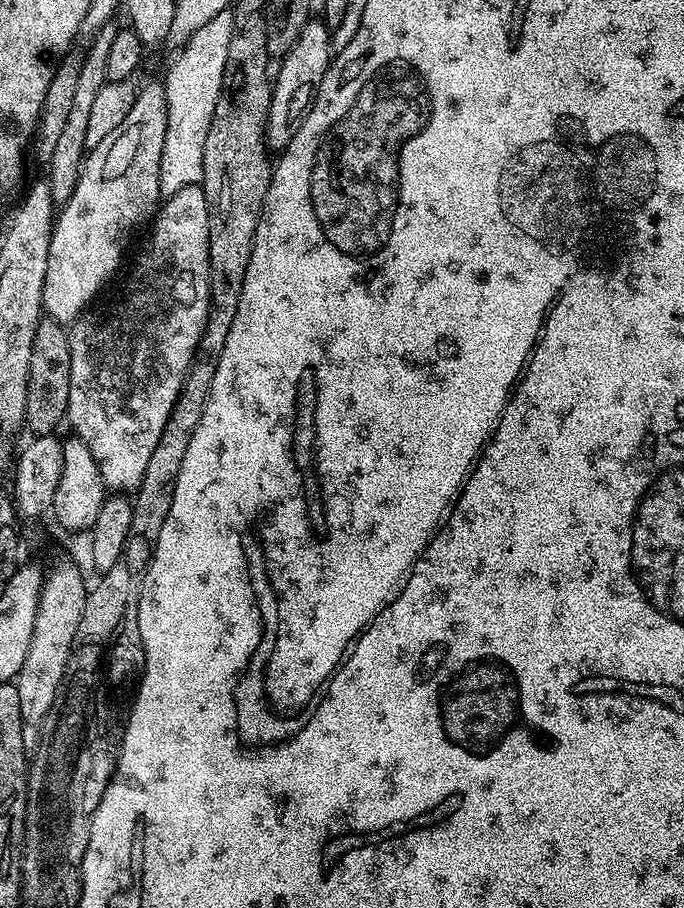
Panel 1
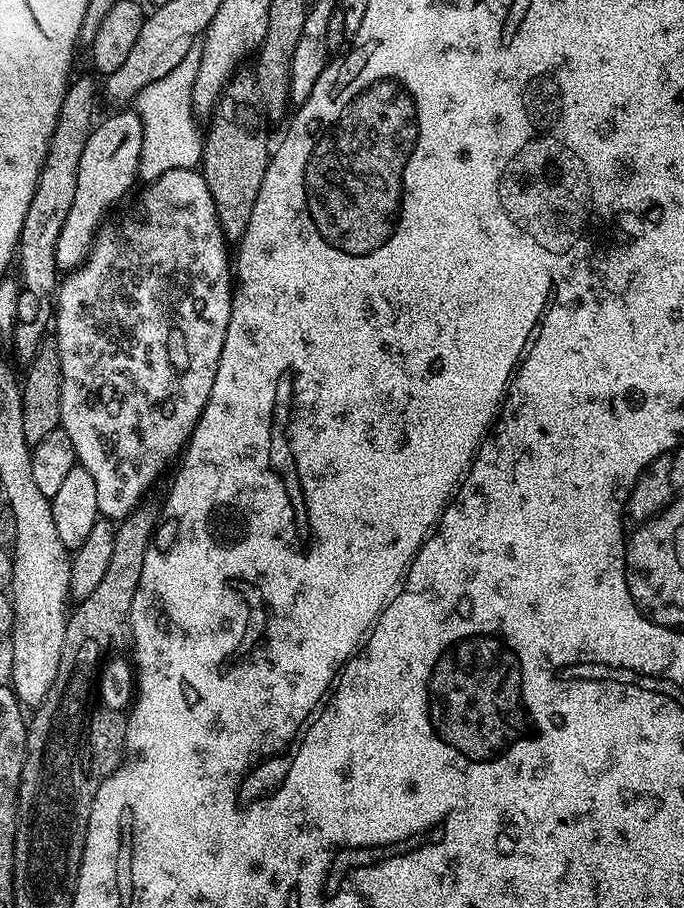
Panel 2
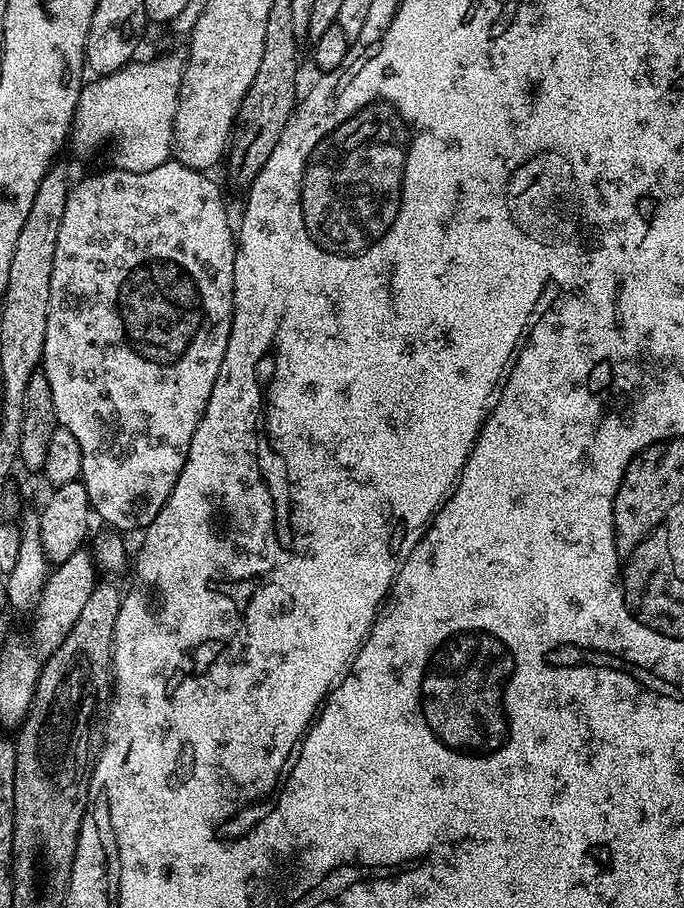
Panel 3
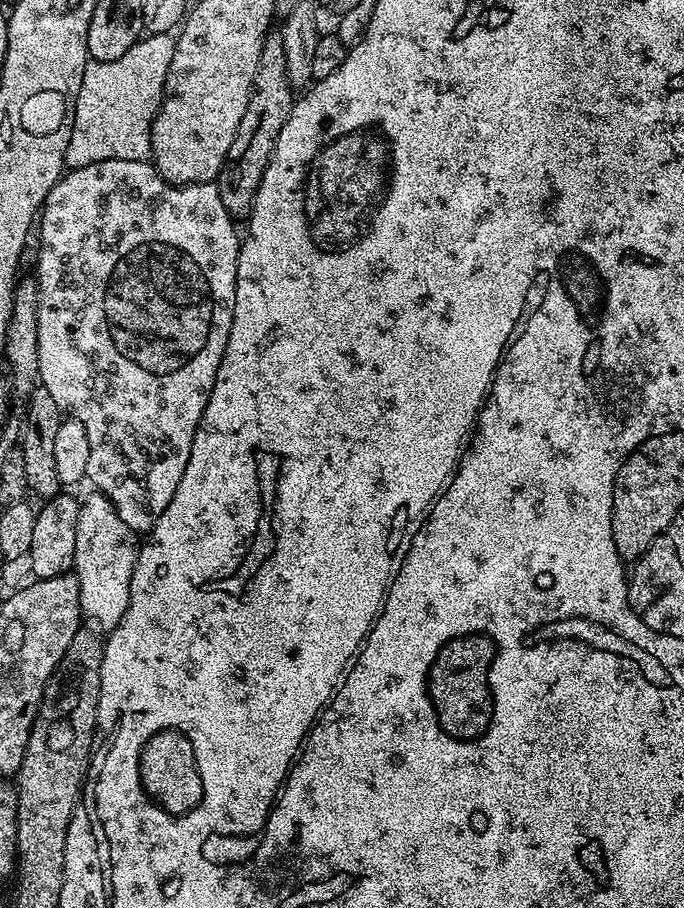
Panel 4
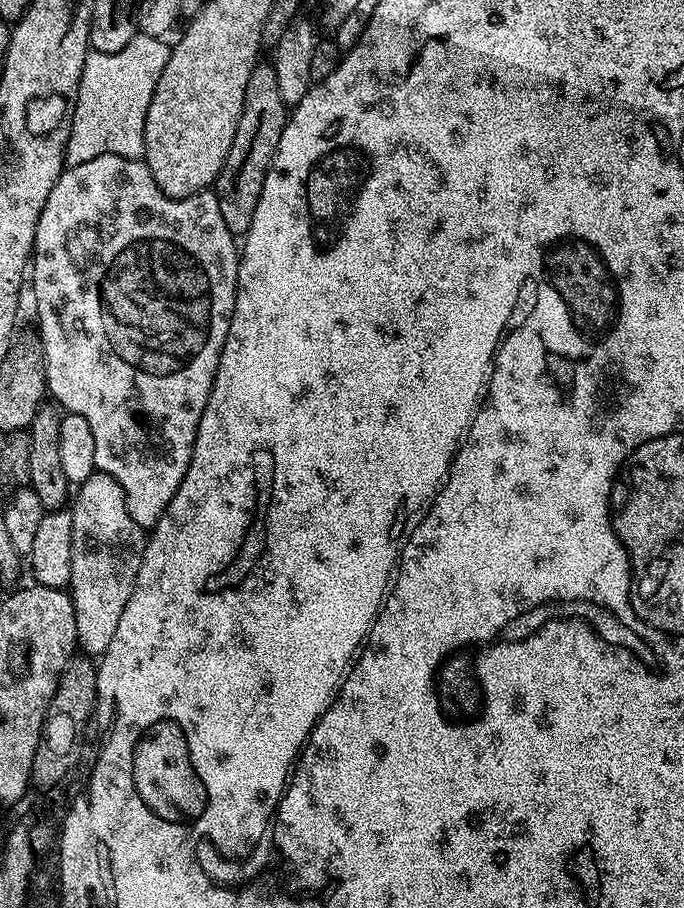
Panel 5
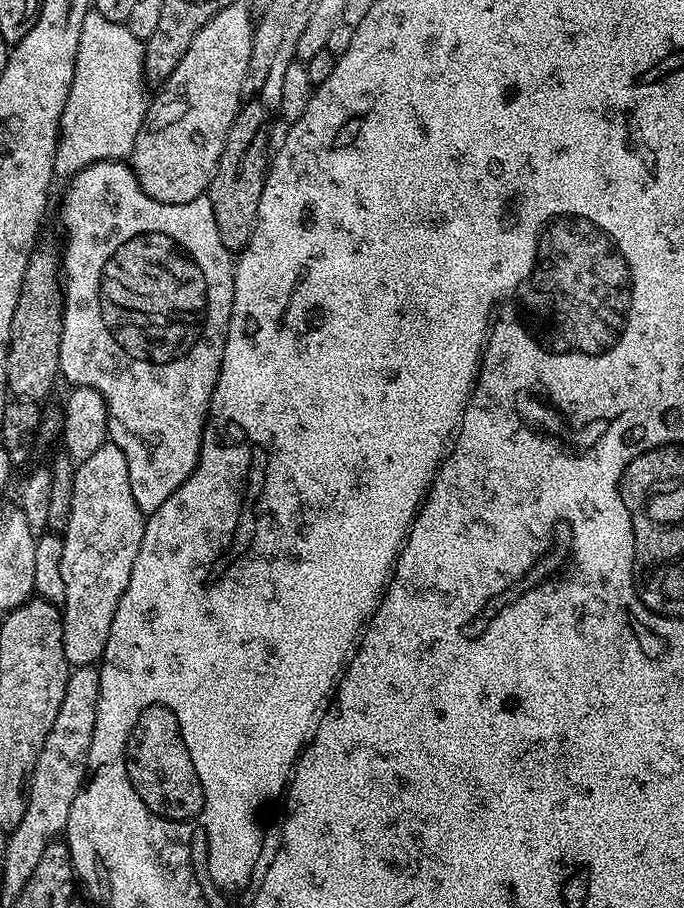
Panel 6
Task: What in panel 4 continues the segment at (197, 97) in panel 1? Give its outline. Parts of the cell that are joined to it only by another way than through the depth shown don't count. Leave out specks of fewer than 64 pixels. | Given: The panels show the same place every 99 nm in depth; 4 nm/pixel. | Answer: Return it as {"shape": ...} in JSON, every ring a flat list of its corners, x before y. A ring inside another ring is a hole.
{"shape":[[152,34,141,39,121,60,97,64,89,63,82,78,82,90,78,90,74,122,70,142,66,146,65,165,69,169,102,164,107,160,147,161,152,155,152,129,160,106,164,103,168,86,168,68,176,53,176,42,168,34]]}

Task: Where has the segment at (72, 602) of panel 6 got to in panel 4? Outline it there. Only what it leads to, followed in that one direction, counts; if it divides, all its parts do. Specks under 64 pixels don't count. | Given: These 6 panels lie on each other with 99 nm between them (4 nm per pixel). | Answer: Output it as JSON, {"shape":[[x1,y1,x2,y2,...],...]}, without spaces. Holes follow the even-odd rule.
{"shape":[[92,490,88,497,83,497,78,518,78,542,76,543,75,575,80,582,80,610,85,621,91,622,101,633,107,634,122,622,122,614,126,614,126,606,130,602,130,586,136,565,138,551,137,533,122,522,119,513,113,510,107,496]]}

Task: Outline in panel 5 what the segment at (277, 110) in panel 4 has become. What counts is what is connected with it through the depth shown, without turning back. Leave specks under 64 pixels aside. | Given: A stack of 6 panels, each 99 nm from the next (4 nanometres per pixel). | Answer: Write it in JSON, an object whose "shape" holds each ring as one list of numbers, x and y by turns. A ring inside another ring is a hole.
{"shape":[[257,63,250,74,250,82,246,82,246,98,236,123,230,154,226,154,226,162,214,185,218,210,222,210,222,222,226,222,226,230,230,230,233,237,243,238,250,230,266,174,276,156,278,142,282,138,282,130,288,125,289,115,289,105,285,104,282,94,278,94,276,71,272,69,271,63]]}

